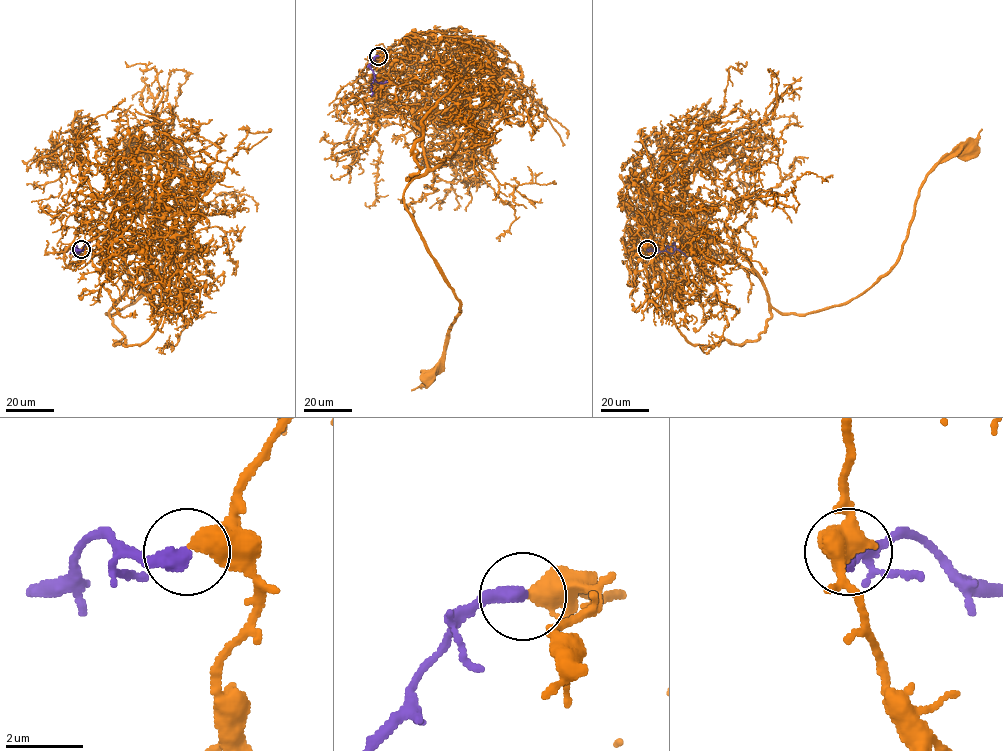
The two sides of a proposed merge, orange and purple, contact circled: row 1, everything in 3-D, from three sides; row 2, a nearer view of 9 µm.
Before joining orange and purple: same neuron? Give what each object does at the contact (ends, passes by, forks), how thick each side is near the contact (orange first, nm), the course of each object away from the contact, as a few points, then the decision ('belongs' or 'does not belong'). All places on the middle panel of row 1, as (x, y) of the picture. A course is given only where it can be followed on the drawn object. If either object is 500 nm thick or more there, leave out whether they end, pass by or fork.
calibres 550 and 420 nm; course orange (378, 55), (417, 57), (429, 90), (427, 170), (405, 190), (405, 207), (460, 310), (445, 354), (427, 376); course purple (378, 55), (369, 66), (375, 75), (370, 84), (372, 95); belongs

